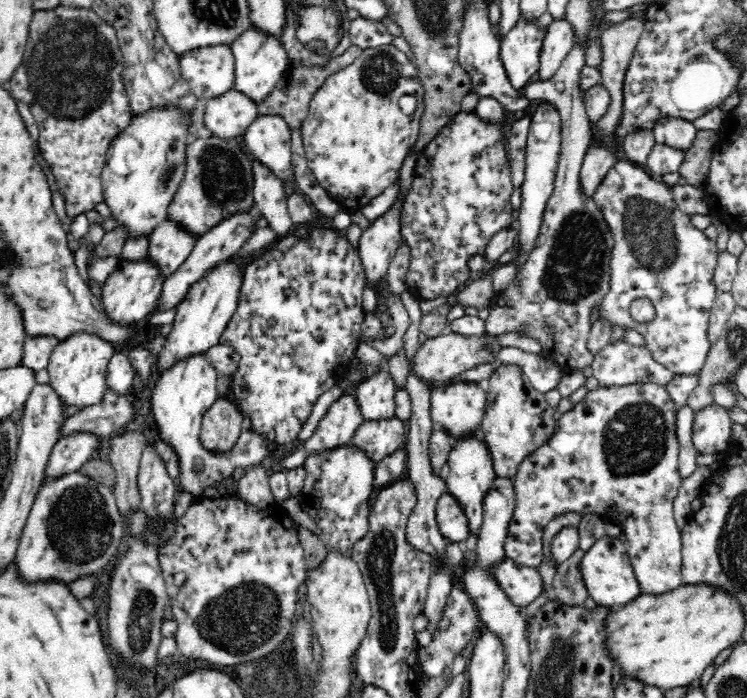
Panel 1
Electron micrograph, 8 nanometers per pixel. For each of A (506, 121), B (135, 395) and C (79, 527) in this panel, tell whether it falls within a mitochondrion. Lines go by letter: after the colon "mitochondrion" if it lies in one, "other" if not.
A: other
B: other
C: mitochondrion

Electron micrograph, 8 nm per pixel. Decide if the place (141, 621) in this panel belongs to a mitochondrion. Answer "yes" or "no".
yes

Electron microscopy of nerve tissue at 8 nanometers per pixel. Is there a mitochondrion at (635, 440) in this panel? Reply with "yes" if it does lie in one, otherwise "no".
yes

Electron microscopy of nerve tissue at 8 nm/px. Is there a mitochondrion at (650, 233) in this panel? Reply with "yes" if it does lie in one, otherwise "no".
yes

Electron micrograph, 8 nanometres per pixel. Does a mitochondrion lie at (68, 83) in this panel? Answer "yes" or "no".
yes

